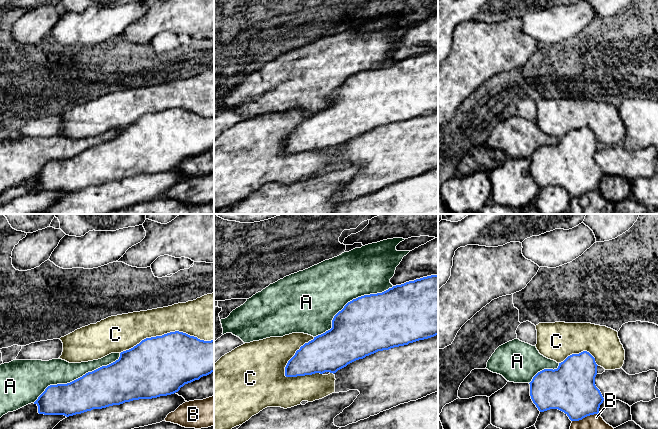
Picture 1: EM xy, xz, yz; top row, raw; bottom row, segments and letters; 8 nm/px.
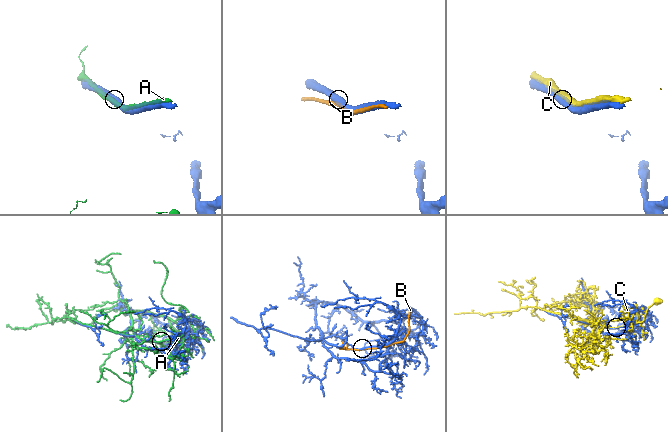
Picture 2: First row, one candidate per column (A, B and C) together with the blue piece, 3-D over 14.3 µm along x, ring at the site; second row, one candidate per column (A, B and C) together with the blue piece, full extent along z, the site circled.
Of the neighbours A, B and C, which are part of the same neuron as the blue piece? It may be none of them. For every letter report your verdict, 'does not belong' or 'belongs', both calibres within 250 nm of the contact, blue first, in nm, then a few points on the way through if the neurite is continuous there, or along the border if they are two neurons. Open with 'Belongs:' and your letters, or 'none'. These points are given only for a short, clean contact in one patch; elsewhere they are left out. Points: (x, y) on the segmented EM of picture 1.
Belongs: none
A: does not belong; 320 nm thick on the blue side, 200 nm on the other
B: does not belong; 380 nm thick on the blue side, 120 nm on the other
C: does not belong; 460 nm thick on the blue side, 280 nm on the other

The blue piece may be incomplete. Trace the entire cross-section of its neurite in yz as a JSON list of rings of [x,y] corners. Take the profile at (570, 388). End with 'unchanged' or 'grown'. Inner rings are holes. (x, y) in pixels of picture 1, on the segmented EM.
[[[587,351],[568,356],[557,369],[538,372],[530,384],[530,396],[540,412],[558,409],[571,421],[599,414],[604,398],[595,385],[595,358]]]; unchanged

